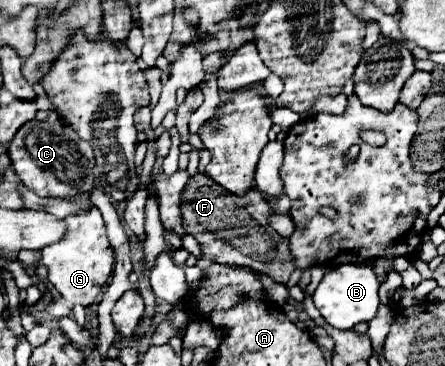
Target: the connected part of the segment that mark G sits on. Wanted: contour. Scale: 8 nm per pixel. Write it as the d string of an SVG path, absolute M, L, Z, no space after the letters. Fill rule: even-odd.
M96 207L80 209L76 215L66 217L64 223L68 225L64 237L52 245L46 245L44 249L38 249L40 261L36 265L26 265L24 271L34 283L38 283L36 267L44 265L48 269L48 281L60 291L60 295L66 301L88 307L96 301L98 293L102 291L102 287L106 285L114 269L114 253L106 239L106 227L104 227L102 215Z

